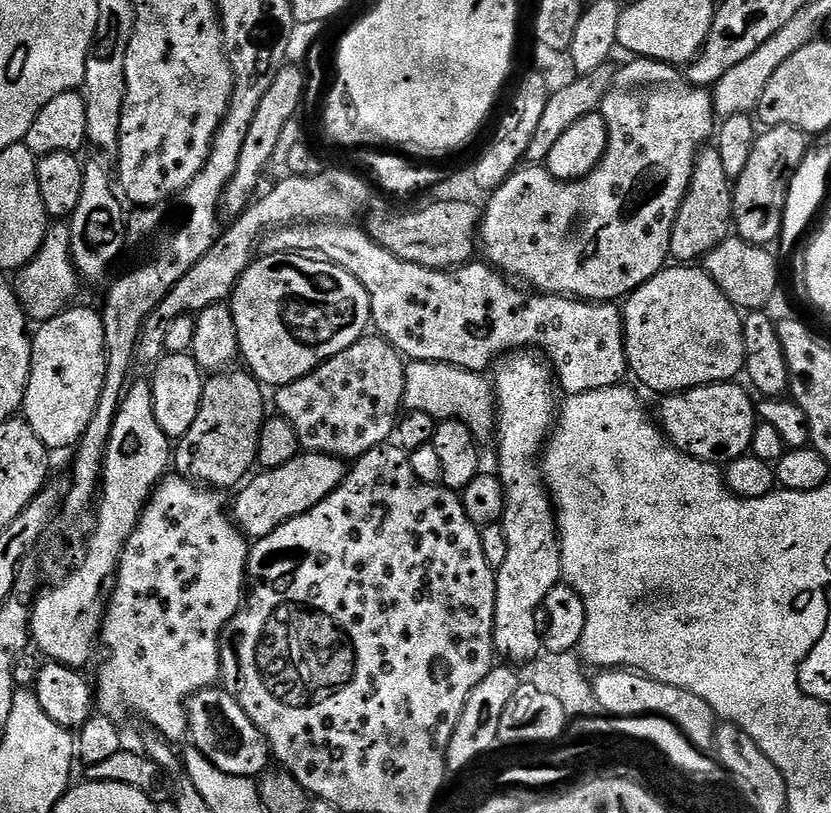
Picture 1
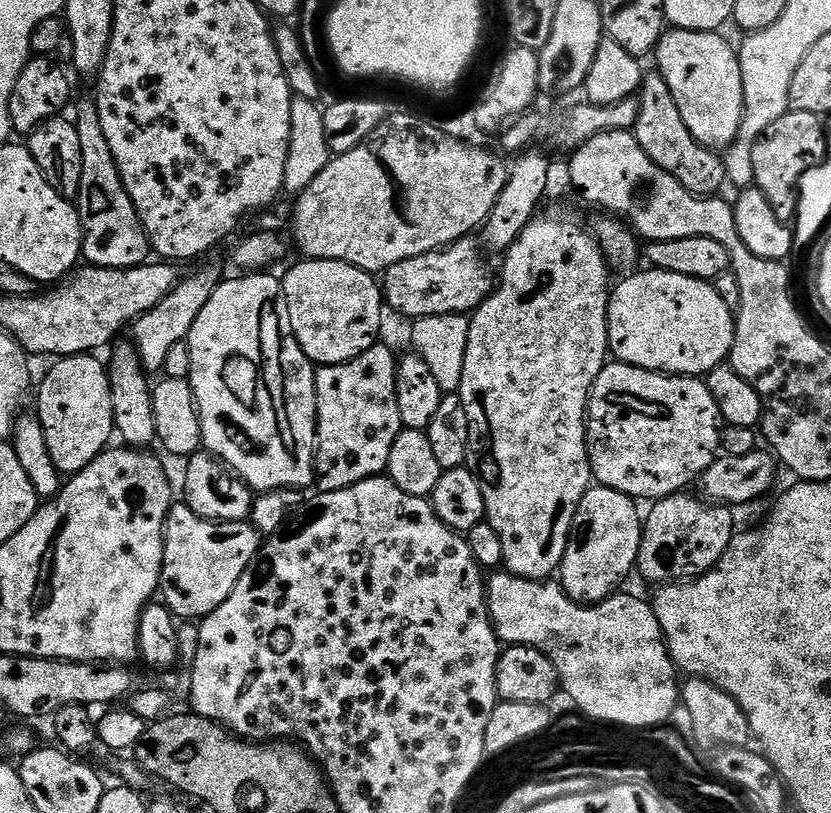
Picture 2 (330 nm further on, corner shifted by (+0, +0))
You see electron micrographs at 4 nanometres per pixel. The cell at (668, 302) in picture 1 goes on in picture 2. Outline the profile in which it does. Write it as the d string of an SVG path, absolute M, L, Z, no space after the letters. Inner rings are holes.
M652 268L648 272L636 272L633 276L628 276L620 285L611 289L608 298L608 347L611 355L621 364L629 364L635 368L644 368L647 372L663 372L669 376L694 376L697 378L707 377L710 370L714 370L719 364L725 363L731 357L732 343L736 333L736 321L733 309L722 302L722 297L718 295L715 283L698 278L686 278L686 274L674 274L661 268Z

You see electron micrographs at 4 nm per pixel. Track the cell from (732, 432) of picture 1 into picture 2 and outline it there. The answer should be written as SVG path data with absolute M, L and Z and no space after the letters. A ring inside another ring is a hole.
M609 362L604 365L602 374L598 374L598 378L592 387L592 393L588 399L586 423L588 425L588 461L592 467L593 481L599 487L618 490L637 502L643 502L643 500L655 502L667 496L683 493L687 489L684 488L687 484L695 485L699 481L701 474L712 465L721 451L720 433L722 431L722 421L718 410L718 402L714 402L707 383L703 379L694 376L669 376L663 372L647 372L644 368L635 368L629 364Z

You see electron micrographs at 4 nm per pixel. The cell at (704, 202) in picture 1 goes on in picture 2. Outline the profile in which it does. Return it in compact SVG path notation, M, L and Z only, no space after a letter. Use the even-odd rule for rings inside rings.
M649 71L645 75L644 83L640 85L638 95L640 97L640 113L634 129L638 146L642 146L642 150L646 150L646 154L650 154L650 158L659 168L666 170L666 174L678 178L678 182L682 182L682 186L686 186L686 190L690 190L695 196L716 196L719 188L725 187L726 184L723 159L713 149L698 143L694 134L690 134L690 130L686 130L686 122L682 122L682 113L674 103L674 94L670 94L670 86L666 86L666 78L662 78L659 71Z

